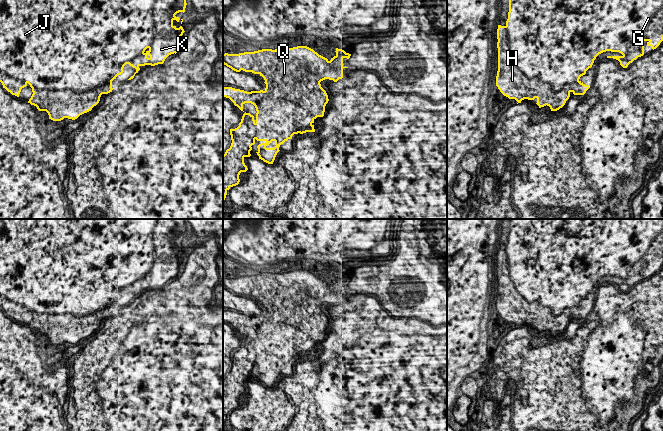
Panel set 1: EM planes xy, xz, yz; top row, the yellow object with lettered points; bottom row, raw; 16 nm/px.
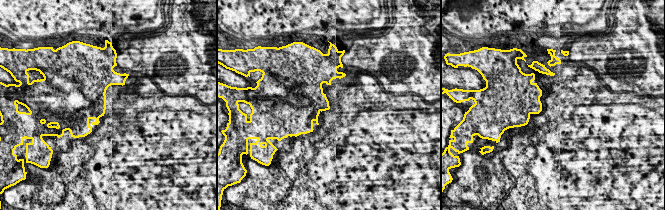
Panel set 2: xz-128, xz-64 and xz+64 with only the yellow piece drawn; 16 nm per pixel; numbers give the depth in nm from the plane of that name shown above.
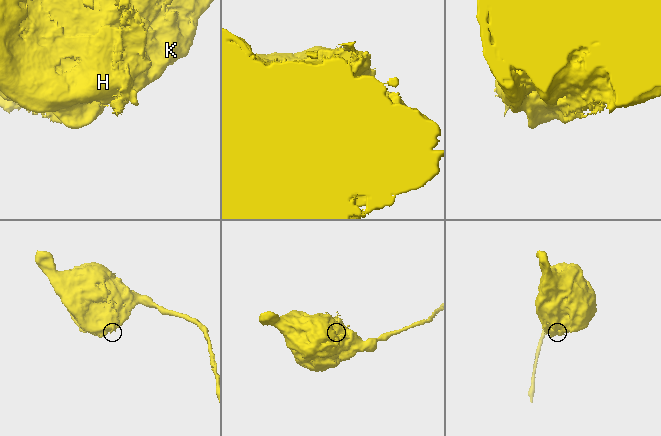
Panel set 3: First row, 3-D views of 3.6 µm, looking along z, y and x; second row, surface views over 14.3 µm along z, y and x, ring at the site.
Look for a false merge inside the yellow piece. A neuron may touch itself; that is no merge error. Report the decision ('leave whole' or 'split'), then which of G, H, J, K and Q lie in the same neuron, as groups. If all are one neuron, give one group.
leave whole; groups G H J K Q

